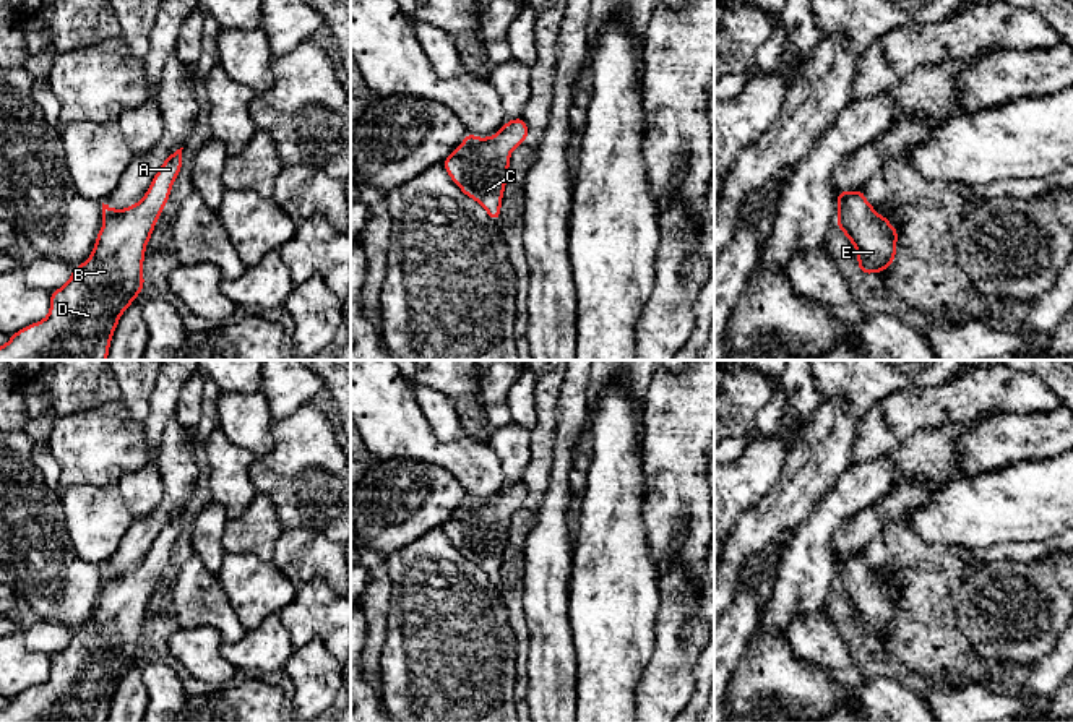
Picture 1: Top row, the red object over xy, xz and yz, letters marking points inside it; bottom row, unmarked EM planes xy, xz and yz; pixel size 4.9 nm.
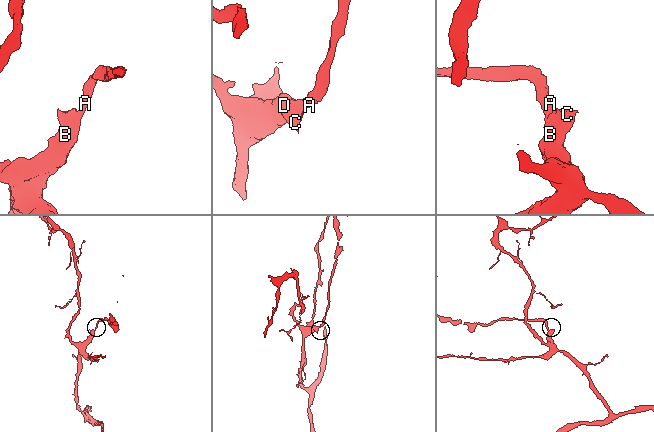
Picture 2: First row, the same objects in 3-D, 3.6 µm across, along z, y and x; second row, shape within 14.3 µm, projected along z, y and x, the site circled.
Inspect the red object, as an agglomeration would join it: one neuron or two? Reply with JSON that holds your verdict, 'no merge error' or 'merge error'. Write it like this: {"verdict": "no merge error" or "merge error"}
{"verdict": "no merge error"}

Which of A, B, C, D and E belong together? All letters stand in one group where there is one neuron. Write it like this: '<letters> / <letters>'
A B C D E

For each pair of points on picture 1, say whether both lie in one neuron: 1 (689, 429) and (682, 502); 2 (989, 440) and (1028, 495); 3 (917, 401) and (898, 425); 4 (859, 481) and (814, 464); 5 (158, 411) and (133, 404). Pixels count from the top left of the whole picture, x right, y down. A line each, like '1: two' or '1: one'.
1: one
2: two
3: one
4: two
5: two

